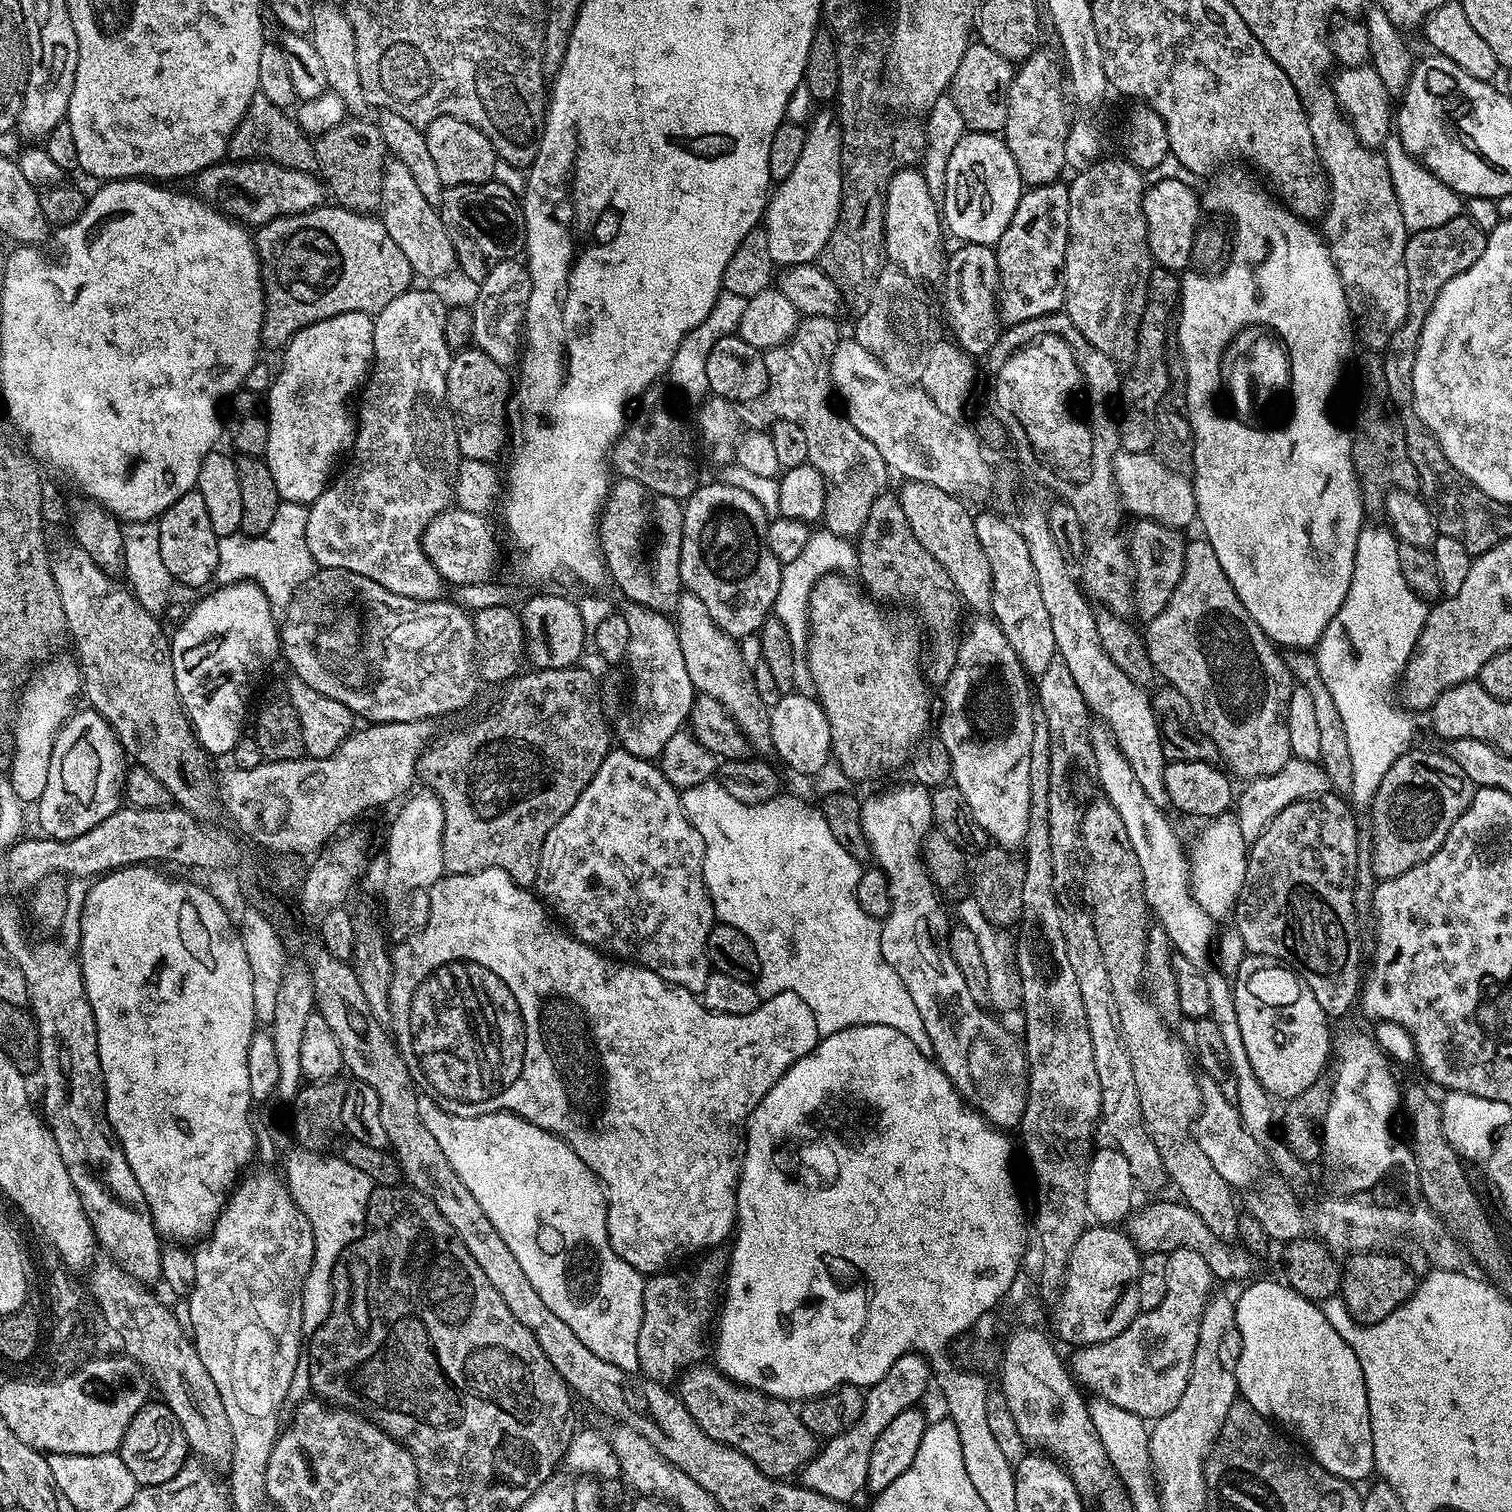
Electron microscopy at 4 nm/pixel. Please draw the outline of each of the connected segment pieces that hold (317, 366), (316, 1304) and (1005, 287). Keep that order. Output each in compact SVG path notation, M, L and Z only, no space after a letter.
M367 312L335 315L299 331L285 345L282 368L268 392L268 404L266 400L268 434L264 455L281 501L311 506L328 487L338 456L351 449L358 426L346 404L352 392L354 394L363 385L375 359L374 324L373 317Z
M301 1148L289 1151L286 1156L285 1185L294 1203L310 1222L314 1236L315 1254L301 1284L298 1313L299 1319L306 1319L305 1326L314 1329L332 1310L332 1274L336 1260L366 1231L369 1198L374 1187L368 1174L350 1165L343 1157L330 1157Z
M1067 183L1029 187L1021 195L1014 218L1010 218L1010 226L1006 226L1002 238L994 245L1000 275L998 315L1001 325L1011 326L1063 309L1064 290L1061 284L1069 214Z

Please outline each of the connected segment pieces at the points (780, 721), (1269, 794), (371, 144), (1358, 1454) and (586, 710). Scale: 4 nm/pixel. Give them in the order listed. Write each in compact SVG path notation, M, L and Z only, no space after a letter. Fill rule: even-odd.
M783 693L770 712L770 732L775 755L794 772L812 776L822 771L832 758L829 719L819 701L809 693Z
M1290 759L1278 770L1278 774L1263 776L1257 780L1247 781L1243 785L1244 793L1239 793L1234 804L1234 813L1240 823L1242 834L1248 842L1256 840L1264 833L1266 826L1286 806L1296 800L1310 800L1313 796L1322 796L1329 791L1328 774L1315 760Z
M348 118L337 128L331 128L324 136L315 141L316 163L318 172L325 181L332 180L330 184L330 196L332 196L337 205L342 208L348 208L351 212L361 214L372 214L381 207L380 192L384 182L386 171L386 149L384 139L380 133L379 127L375 123L367 124L364 118Z
M1277 1280L1249 1283L1249 1288L1234 1300L1240 1331L1240 1357L1236 1363L1239 1395L1243 1403L1258 1410L1258 1414L1271 1418L1289 1433L1296 1432L1307 1455L1322 1465L1324 1471L1349 1482L1361 1482L1368 1475L1373 1475L1376 1467L1370 1406L1362 1366L1358 1366L1358 1358L1354 1358L1354 1350L1350 1350L1342 1334L1330 1326L1323 1307L1307 1300L1289 1288L1287 1283Z
M580 667L542 668L517 675L507 685L508 693L497 712L441 744L433 743L421 756L419 779L428 783L425 785L436 793L444 807L442 858L445 873L465 876L497 868L521 888L531 889L535 885L546 834L566 818L570 806L578 802L582 790L586 790L594 774L598 774L610 751L597 677Z

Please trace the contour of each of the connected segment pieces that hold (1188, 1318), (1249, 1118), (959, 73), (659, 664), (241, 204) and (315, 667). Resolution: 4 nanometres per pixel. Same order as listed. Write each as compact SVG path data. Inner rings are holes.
M1174 1250L1167 1255L1166 1296L1162 1302L1149 1312L1141 1311L1137 1314L1130 1326L1122 1330L1122 1334L1101 1344L1090 1344L1073 1351L1076 1353L1072 1356L1072 1364L1070 1360L1073 1377L1089 1393L1108 1399L1124 1410L1132 1411L1145 1422L1161 1420L1163 1416L1170 1414L1170 1410L1174 1410L1174 1406L1178 1406L1178 1398L1182 1398L1182 1390L1186 1390L1186 1382L1192 1373L1194 1350L1198 1346L1198 1326L1202 1322L1204 1307L1214 1292L1214 1277L1209 1272L1206 1258L1202 1258L1202 1254L1194 1254L1194 1250Z
M1104 734L1093 735L1091 761L1099 791L1101 788L1104 791L1101 793L1114 806L1114 810L1118 810L1122 823L1126 825L1126 834L1130 834L1130 846L1134 846L1134 854L1138 854L1138 866L1142 866L1142 886L1149 913L1154 917L1155 923L1156 920L1160 923L1159 931L1166 937L1167 943L1173 949L1176 947L1175 951L1179 955L1190 958L1194 966L1204 969L1206 986L1210 986L1211 1017L1214 1022L1218 1022L1218 1030L1222 1030L1222 1039L1226 1041L1226 1050L1230 1050L1230 1062L1234 1078L1238 1082L1238 1102L1234 1107L1238 1110L1246 1134L1257 1144L1263 1155L1265 1152L1272 1159L1272 1164L1276 1167L1275 1175L1290 1181L1297 1199L1301 1202L1315 1201L1316 1188L1312 1185L1311 1174L1308 1173L1309 1165L1300 1161L1279 1135L1276 1137L1278 1116L1276 1112L1272 1113L1273 1097L1260 1085L1250 1066L1250 1058L1246 1058L1246 1046L1242 1046L1242 1030L1238 1027L1238 1014L1234 1010L1233 985L1219 967L1210 968L1208 965L1208 955L1211 957L1214 952L1214 937L1217 935L1218 924L1195 901L1189 887L1189 861L1186 859L1185 849L1180 849L1180 840L1176 837L1171 822L1164 817L1165 809L1150 802L1150 797L1146 795L1146 790L1142 790L1134 770L1130 770L1130 762L1126 762L1115 740Z
M981 42L969 43L962 54L962 62L958 62L958 70L954 70L950 95L968 132L1003 133L1007 118L1007 94L1010 92L1014 64L989 46Z
M630 602L624 607L622 614L630 629L625 661L634 678L634 711L630 714L630 727L622 734L621 747L635 757L654 760L666 742L681 731L691 717L696 691L686 671L679 632L673 619L641 604Z
M259 158L221 162L203 168L196 173L194 183L195 195L208 207L215 208L229 220L245 226L269 224L280 216L296 216L300 212L309 212L311 208L321 207L326 200L325 185L313 173L294 170Z
M320 568L312 573L306 582L293 592L288 604L283 609L283 618L279 621L280 646L283 659L288 659L288 664L293 668L295 679L306 682L318 694L326 694L326 698L334 698L342 702L357 717L365 716L365 721L373 724L393 724L394 722L410 722L411 720L432 720L436 716L444 716L447 712L456 712L471 702L476 694L476 643L474 642L474 626L472 616L464 613L456 604L447 604L447 599L415 600L406 598L402 594L394 594L378 582L370 582L370 578L362 578L362 574L354 574L350 570L341 568Z

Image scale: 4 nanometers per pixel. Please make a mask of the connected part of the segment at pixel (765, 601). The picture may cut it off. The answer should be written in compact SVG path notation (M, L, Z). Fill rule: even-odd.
M723 482L701 483L696 493L683 501L684 525L682 526L682 550L680 551L680 582L691 595L702 598L710 618L727 636L743 638L759 633L764 621L776 607L780 569L782 565L768 545L770 518L758 506L758 498Z

